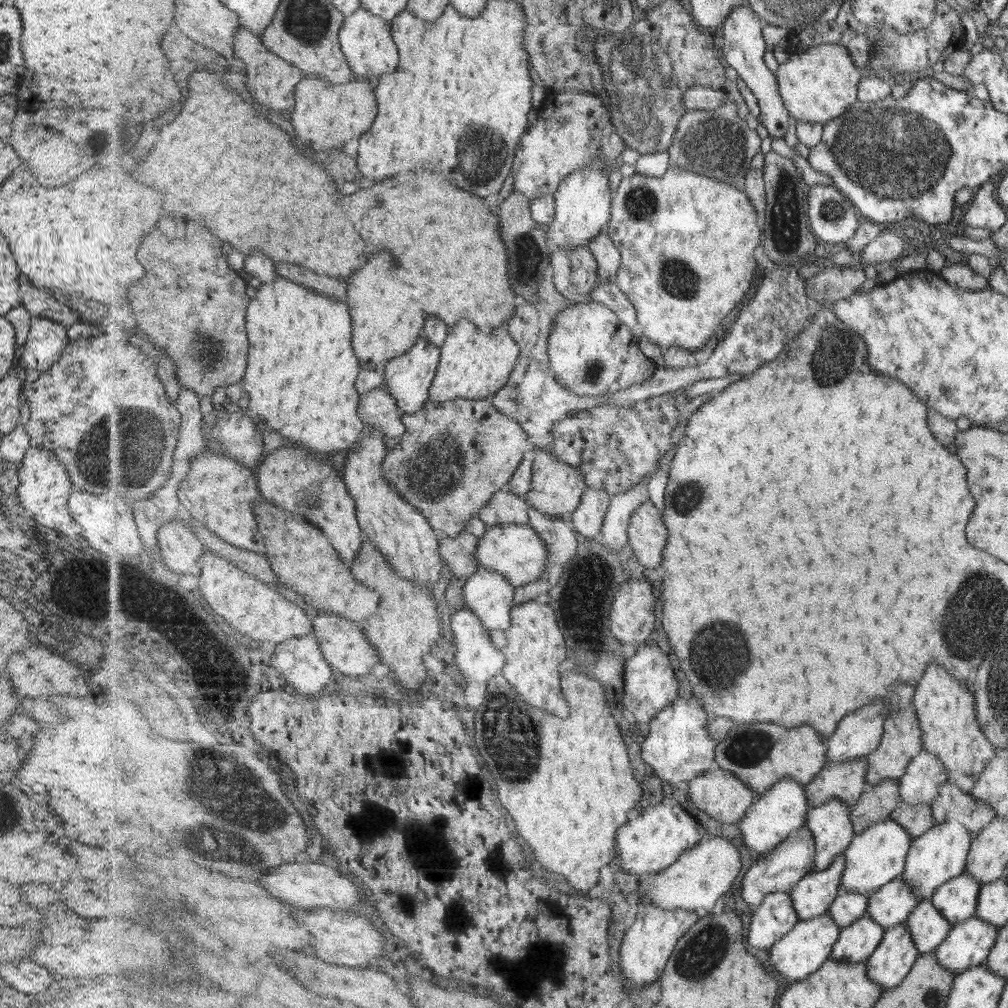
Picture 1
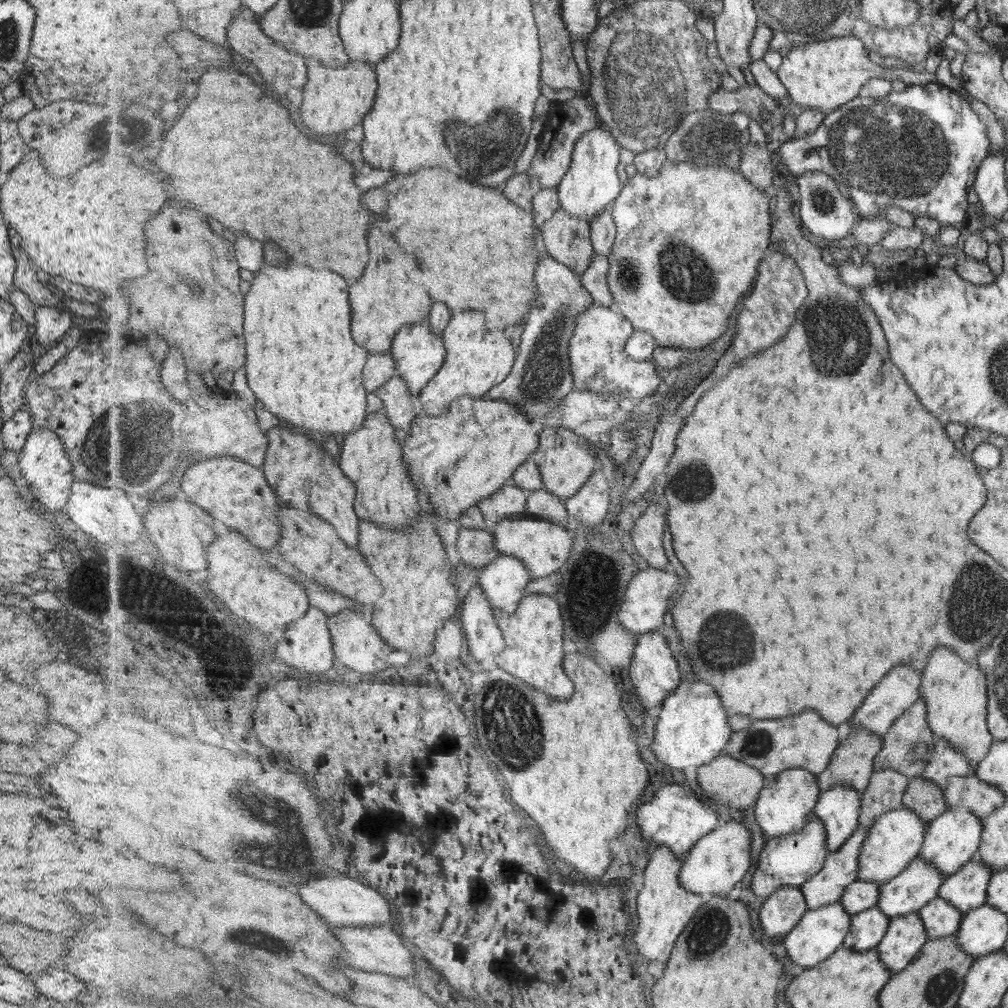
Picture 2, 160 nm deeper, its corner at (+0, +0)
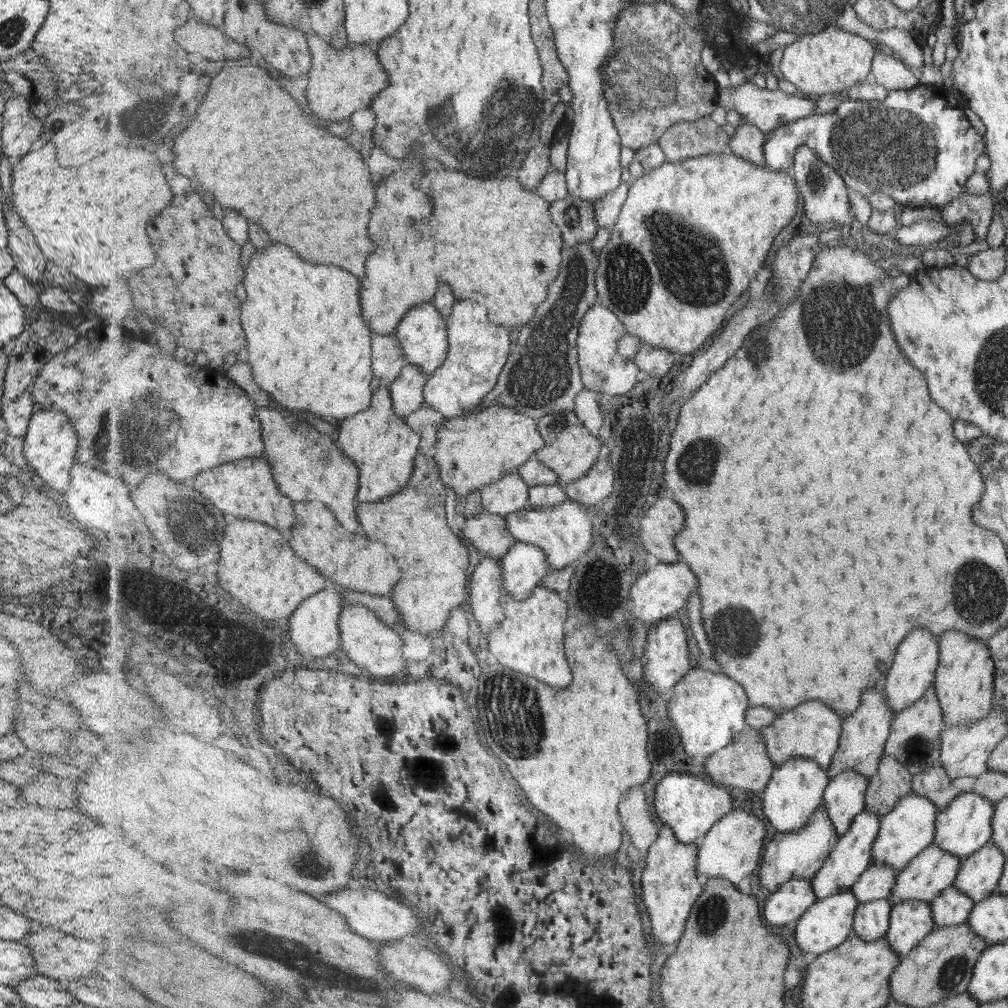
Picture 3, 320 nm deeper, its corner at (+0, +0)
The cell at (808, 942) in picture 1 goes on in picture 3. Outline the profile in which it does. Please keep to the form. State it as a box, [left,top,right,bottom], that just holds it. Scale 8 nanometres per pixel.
[795,888,861,956]

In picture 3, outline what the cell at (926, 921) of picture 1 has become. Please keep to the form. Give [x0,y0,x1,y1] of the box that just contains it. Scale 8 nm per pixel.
[931,887,975,926]

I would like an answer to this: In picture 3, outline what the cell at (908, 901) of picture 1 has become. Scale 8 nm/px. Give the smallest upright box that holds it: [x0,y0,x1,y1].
[891,844,961,906]

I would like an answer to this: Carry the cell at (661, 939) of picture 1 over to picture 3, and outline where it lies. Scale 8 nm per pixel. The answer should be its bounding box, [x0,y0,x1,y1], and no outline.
[642,825,705,944]

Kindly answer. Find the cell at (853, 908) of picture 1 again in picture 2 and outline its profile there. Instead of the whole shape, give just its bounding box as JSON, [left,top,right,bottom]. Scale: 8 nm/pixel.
[841,881,880,916]

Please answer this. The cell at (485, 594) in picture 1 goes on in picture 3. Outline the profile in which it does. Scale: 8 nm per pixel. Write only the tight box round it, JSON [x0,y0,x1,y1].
[501,541,554,600]

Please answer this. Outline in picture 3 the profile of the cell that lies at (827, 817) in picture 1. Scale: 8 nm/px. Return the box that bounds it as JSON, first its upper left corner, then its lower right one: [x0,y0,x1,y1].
[825,769,870,837]

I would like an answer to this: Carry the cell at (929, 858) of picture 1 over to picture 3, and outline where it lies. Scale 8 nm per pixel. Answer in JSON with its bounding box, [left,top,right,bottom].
[935,792,995,860]

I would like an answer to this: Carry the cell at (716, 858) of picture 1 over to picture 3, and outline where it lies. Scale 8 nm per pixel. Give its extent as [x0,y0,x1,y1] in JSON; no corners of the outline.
[697,809,767,885]

